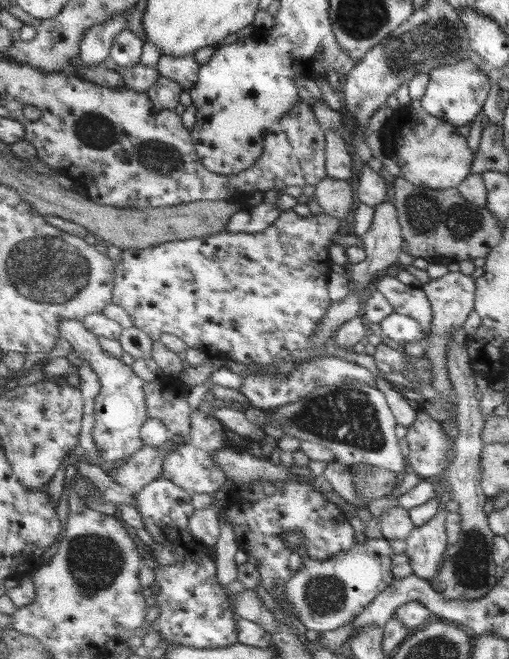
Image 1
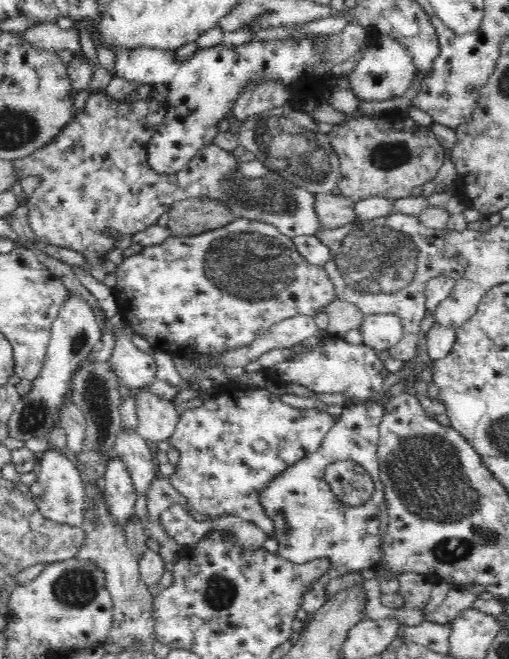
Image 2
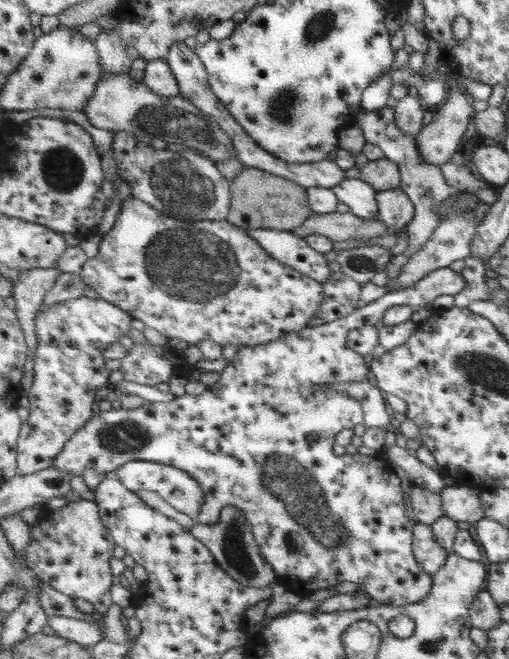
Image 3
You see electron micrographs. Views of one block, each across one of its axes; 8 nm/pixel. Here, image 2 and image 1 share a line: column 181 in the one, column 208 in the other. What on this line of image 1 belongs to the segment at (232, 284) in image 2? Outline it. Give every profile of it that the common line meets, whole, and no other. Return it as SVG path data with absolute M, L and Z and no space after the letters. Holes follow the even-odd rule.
M286 210L279 215L275 223L269 225L264 231L256 233L229 232L227 230L205 238L191 238L189 240L173 240L159 246L151 246L143 250L121 250L123 260L115 262L115 288L113 288L114 304L122 307L131 316L135 327L145 332L152 341L159 341L161 334L172 334L183 340L187 348L201 350L209 358L223 358L242 363L247 366L271 367L283 363L295 350L313 349L310 344L311 335L317 331L319 321L325 317L327 309L331 307L329 292L329 275L332 265L329 258L329 246L333 244L333 238L341 232L339 219L325 212L307 217L299 216L292 210ZM245 244L245 266L243 266L243 254L239 254L239 248Z

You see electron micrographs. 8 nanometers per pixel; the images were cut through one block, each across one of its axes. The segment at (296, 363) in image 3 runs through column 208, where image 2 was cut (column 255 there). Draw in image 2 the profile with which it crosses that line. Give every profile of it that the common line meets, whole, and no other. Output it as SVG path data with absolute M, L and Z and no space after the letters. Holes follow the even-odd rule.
M237 380L215 388L199 408L180 414L174 434L169 438L170 446L177 449L179 459L176 472L168 478L168 483L182 496L188 499L188 505L200 513L208 515L234 514L242 520L253 522L268 536L273 533L273 522L263 512L259 504L259 492L268 486L268 482L282 474L286 468L298 459L318 450L327 430L337 418L328 414L324 407L317 409L296 409L279 401L265 388L254 388L241 384ZM264 440L266 450L256 452L254 442Z

